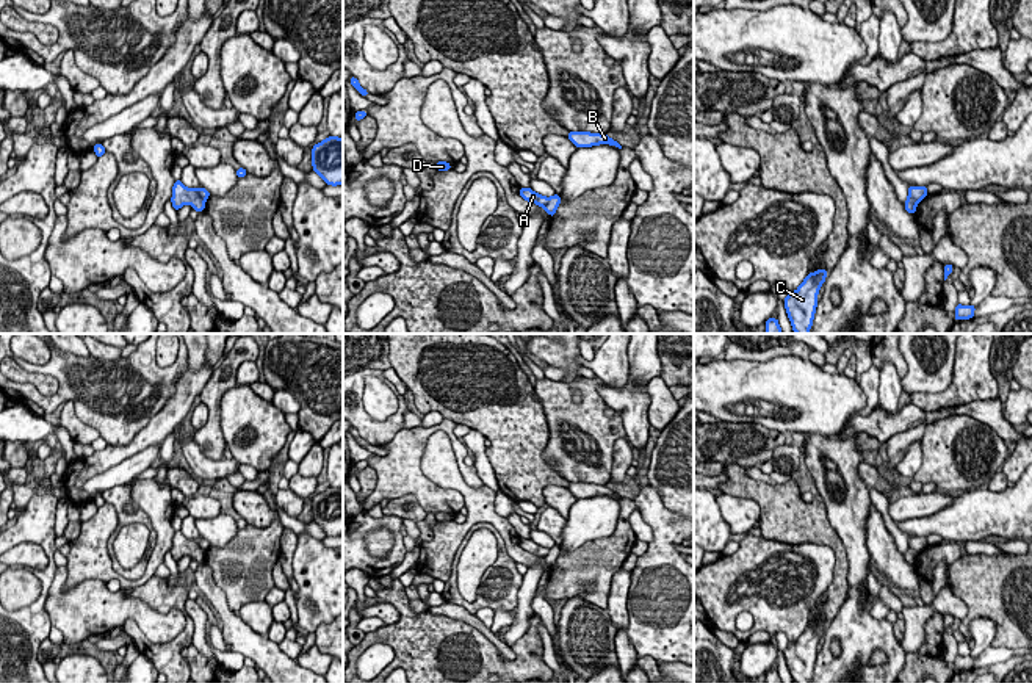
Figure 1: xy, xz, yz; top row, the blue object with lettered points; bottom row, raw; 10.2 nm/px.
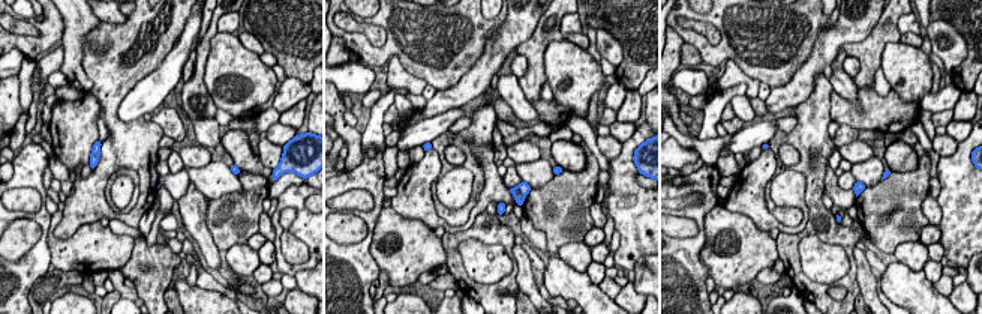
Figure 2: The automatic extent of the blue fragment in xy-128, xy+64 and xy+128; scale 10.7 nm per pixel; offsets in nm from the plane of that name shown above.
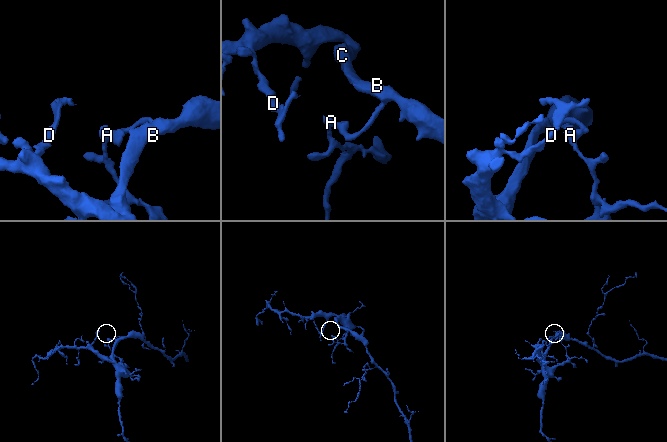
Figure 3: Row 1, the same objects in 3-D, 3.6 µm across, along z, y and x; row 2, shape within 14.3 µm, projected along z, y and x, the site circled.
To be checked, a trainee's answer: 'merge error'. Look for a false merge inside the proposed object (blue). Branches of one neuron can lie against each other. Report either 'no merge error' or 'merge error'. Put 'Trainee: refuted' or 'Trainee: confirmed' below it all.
merge error
Trainee: confirmed

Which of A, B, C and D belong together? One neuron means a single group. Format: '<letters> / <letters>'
A D / B C

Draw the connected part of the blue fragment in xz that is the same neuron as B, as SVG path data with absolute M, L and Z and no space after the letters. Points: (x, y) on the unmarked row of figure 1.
M568 482L568 490L579 498L592 498L598 495L609 495L622 500L622 497L608 486L589 484L589 482Z

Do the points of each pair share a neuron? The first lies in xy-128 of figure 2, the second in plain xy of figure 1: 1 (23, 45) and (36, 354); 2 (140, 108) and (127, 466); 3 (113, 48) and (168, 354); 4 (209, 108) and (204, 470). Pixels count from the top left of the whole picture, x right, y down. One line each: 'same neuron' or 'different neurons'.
1: different neurons
2: same neuron
3: different neurons
4: different neurons

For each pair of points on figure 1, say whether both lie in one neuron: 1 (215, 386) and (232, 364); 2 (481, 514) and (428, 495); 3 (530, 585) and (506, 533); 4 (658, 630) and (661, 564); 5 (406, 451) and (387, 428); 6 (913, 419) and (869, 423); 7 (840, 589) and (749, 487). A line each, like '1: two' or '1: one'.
1: one
2: two
3: two
4: one
5: two
6: one
7: one

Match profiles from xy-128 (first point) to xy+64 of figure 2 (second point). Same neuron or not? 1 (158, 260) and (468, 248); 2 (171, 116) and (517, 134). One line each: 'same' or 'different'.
1: different
2: same

